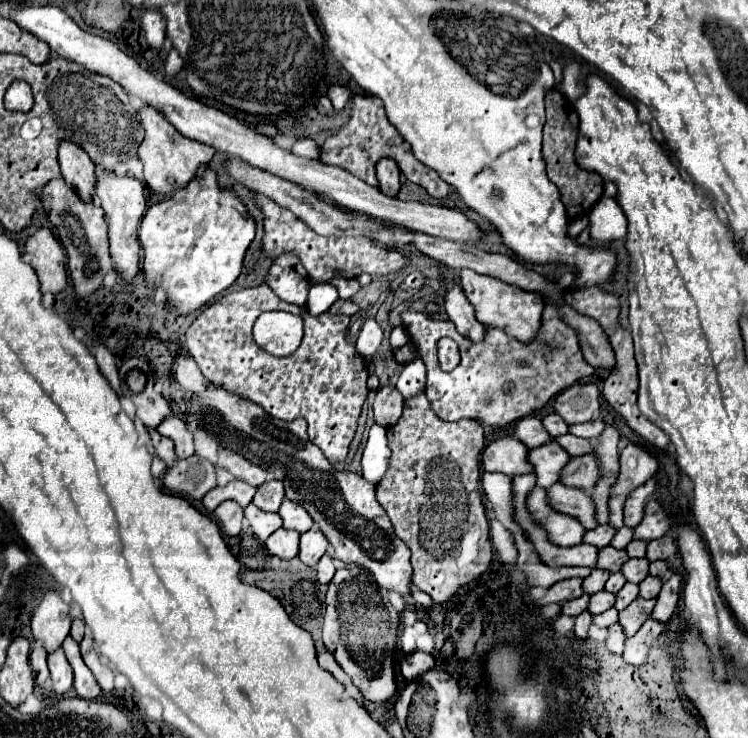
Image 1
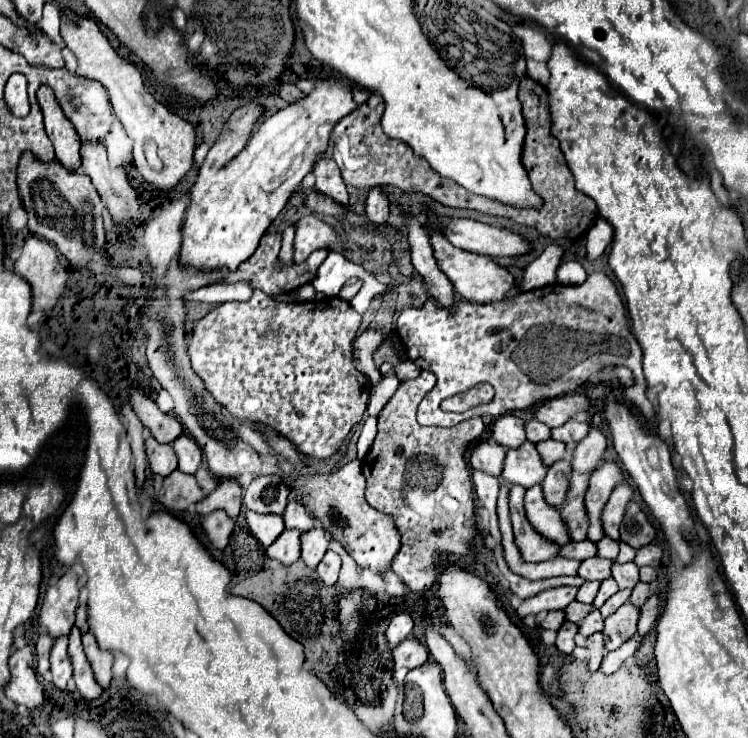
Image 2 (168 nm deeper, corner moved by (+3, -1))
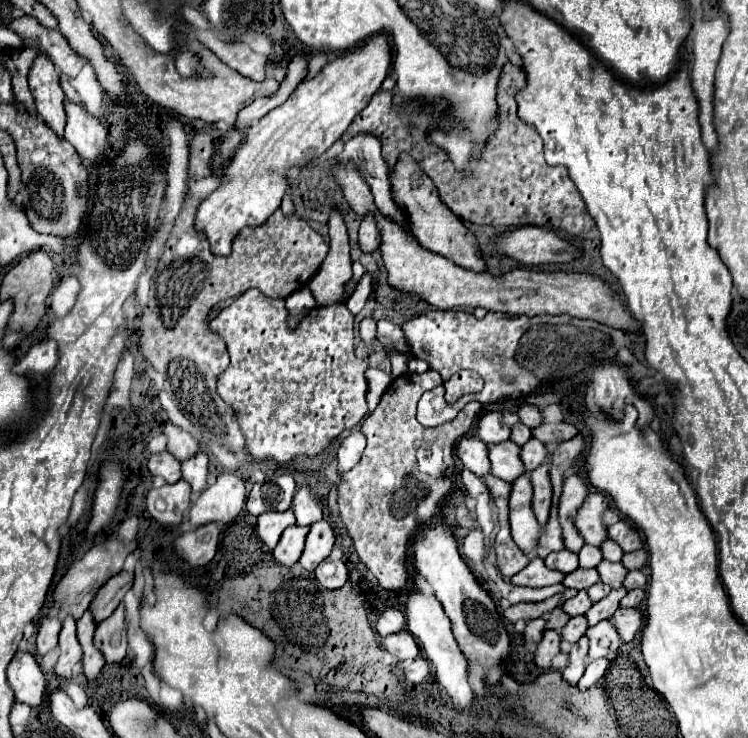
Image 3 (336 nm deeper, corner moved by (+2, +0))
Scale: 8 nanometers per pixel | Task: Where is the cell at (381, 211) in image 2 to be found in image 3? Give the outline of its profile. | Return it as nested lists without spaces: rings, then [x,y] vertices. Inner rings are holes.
[[[373,213],[365,215],[361,219],[361,229],[359,229],[359,243],[361,243],[361,249],[363,251],[375,251],[379,247],[379,241],[381,239],[381,231],[377,227],[377,219]]]

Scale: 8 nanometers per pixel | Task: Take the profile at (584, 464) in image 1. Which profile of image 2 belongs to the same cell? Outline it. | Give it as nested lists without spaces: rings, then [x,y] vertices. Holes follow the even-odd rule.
[[[562,458],[558,462],[554,462],[548,472],[546,478],[542,480],[542,490],[544,490],[544,500],[550,506],[560,506],[564,504],[564,488],[568,488],[568,468],[570,468],[570,460],[572,458]]]

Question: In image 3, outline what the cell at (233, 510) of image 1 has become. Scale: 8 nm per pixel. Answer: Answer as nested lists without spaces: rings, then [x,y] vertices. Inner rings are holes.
[[[205,523],[197,529],[185,531],[181,537],[175,539],[175,551],[193,567],[207,565],[219,547],[221,525],[219,523]]]

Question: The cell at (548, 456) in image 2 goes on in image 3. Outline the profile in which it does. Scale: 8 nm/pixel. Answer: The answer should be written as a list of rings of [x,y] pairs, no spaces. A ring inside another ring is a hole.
[[[531,439],[529,443],[525,443],[521,449],[521,459],[525,463],[527,473],[535,471],[547,459],[547,455],[549,455],[549,451],[547,451],[545,443],[541,443],[539,439]]]

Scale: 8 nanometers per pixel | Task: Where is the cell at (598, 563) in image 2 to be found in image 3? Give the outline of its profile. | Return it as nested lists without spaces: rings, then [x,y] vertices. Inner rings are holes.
[[[577,569],[569,575],[565,575],[563,579],[563,585],[565,587],[573,587],[573,589],[587,589],[591,585],[595,585],[599,581],[599,575],[597,575],[597,569]]]

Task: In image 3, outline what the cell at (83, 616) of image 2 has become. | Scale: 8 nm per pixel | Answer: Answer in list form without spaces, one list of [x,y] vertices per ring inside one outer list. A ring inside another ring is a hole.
[[[121,571],[117,575],[113,575],[93,597],[93,603],[89,605],[89,611],[93,611],[93,621],[101,623],[105,621],[115,607],[123,601],[123,595],[129,591],[129,587],[133,585],[133,575]]]

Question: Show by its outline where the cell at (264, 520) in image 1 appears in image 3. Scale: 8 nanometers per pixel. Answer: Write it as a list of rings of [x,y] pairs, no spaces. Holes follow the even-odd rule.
[[[291,509],[283,511],[283,513],[263,513],[257,517],[257,533],[269,549],[273,549],[277,545],[281,533],[289,525],[295,525],[295,517],[293,517]]]

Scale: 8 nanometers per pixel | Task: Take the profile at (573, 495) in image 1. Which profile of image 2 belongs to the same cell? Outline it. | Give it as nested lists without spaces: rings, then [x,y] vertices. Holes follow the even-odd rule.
[[[540,484],[526,490],[524,510],[526,510],[528,522],[532,524],[532,528],[536,528],[538,534],[542,534],[546,540],[554,542],[556,546],[568,544],[568,534],[560,520],[560,514],[556,508],[546,504]]]

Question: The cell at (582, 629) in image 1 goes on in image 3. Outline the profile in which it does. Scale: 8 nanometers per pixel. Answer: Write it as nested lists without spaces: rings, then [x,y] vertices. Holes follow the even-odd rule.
[[[545,631],[543,641],[539,643],[537,651],[535,651],[535,663],[539,667],[549,667],[553,657],[561,651],[561,635],[557,631]]]

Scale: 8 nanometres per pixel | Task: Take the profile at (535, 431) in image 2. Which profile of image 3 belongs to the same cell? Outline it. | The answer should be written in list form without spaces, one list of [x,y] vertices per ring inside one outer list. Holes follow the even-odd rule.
[[[517,423],[513,425],[513,433],[511,433],[511,441],[519,443],[519,445],[525,445],[529,439],[533,439],[533,429],[531,427],[525,427],[523,423]]]

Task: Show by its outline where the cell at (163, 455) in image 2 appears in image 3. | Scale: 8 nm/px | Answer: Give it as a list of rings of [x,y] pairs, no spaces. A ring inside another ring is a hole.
[[[167,451],[151,455],[147,467],[149,467],[151,475],[163,477],[167,483],[177,483],[181,479],[181,463]]]

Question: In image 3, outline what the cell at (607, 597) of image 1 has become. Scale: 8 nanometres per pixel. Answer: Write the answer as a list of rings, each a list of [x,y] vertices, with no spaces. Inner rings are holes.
[[[553,609],[549,615],[547,615],[547,629],[555,629],[555,631],[561,631],[561,627],[565,627],[565,623],[571,619],[571,615],[565,615],[565,611],[559,609]]]

